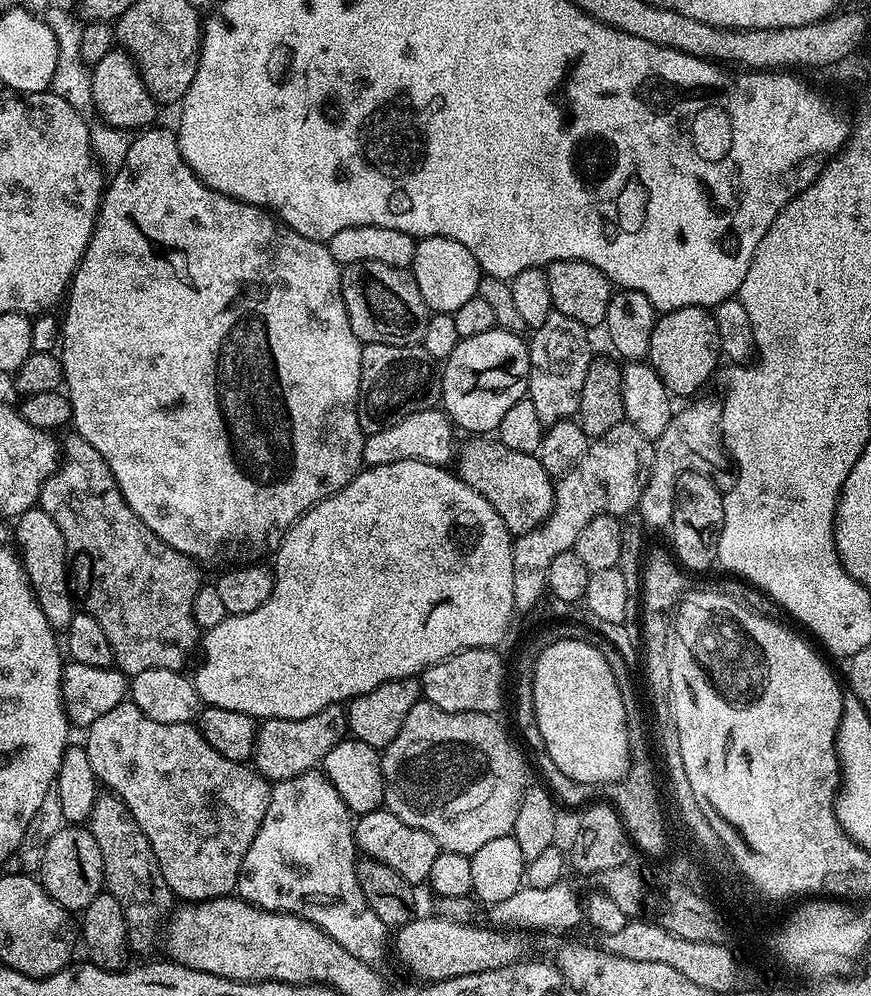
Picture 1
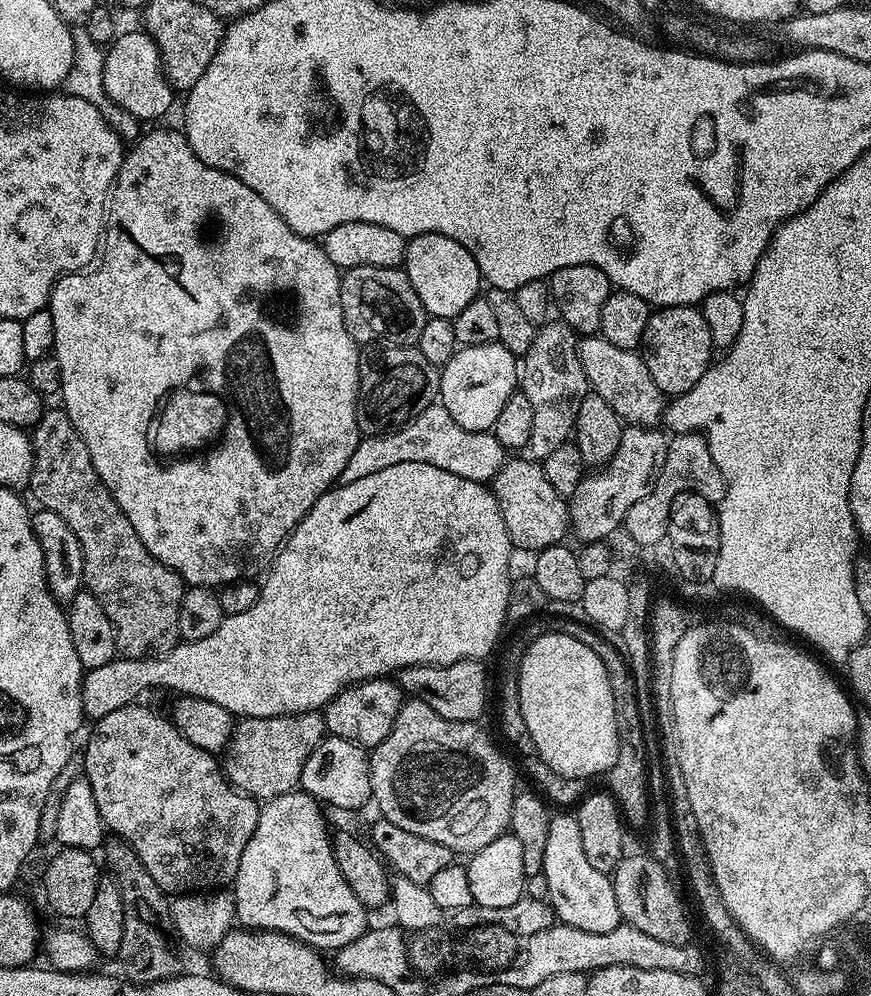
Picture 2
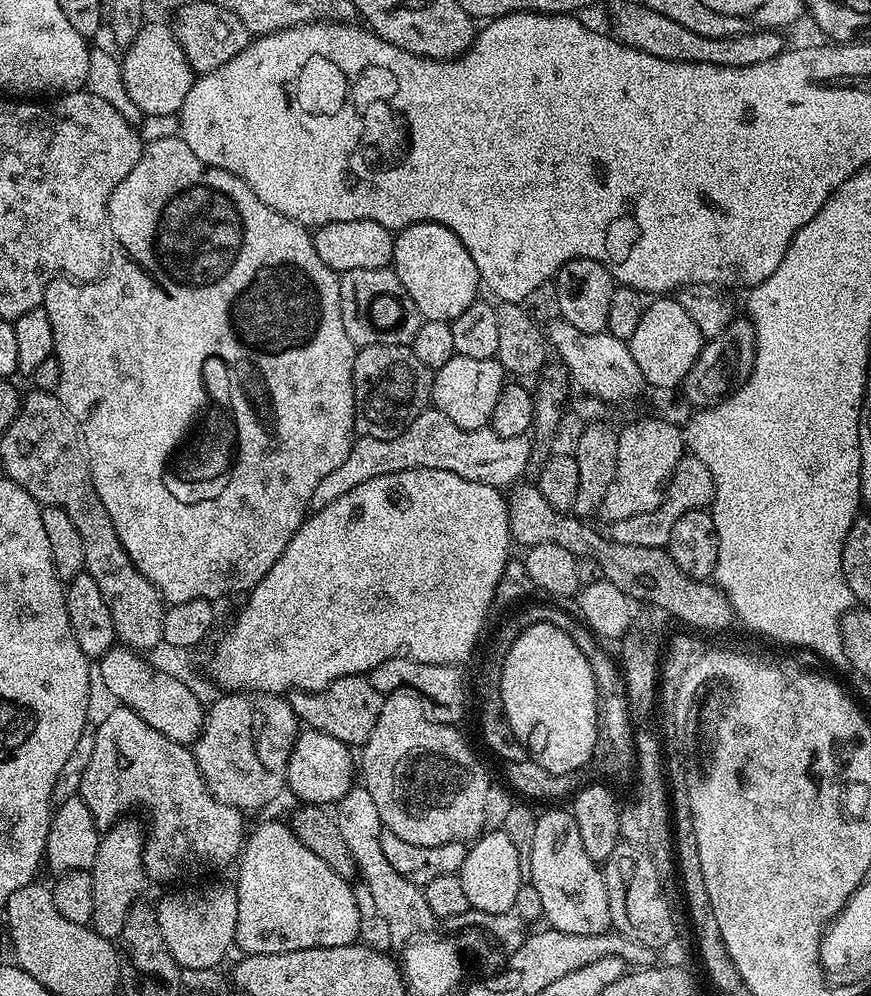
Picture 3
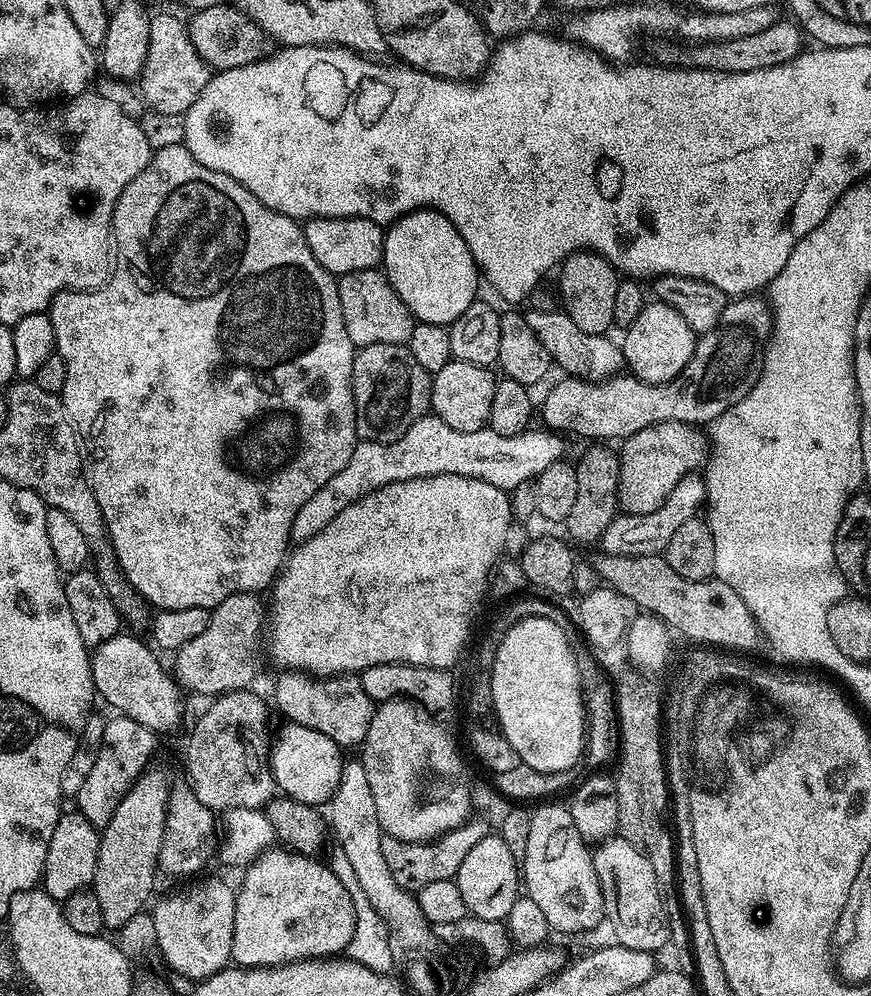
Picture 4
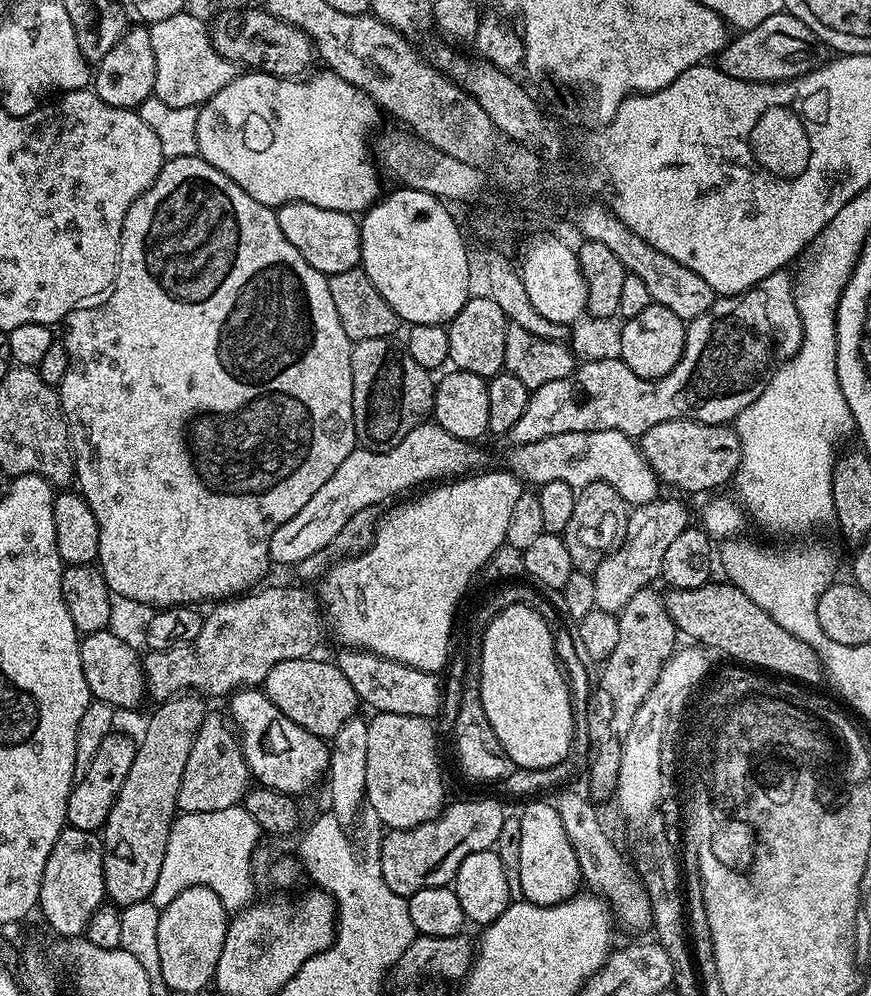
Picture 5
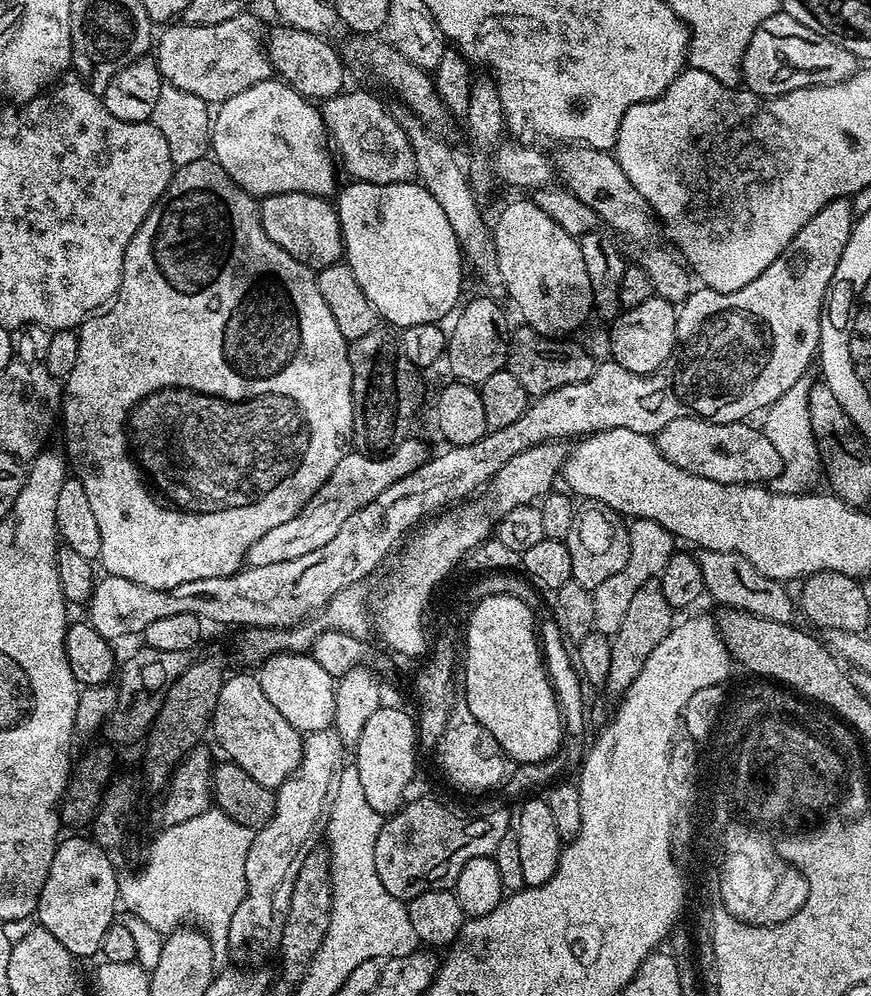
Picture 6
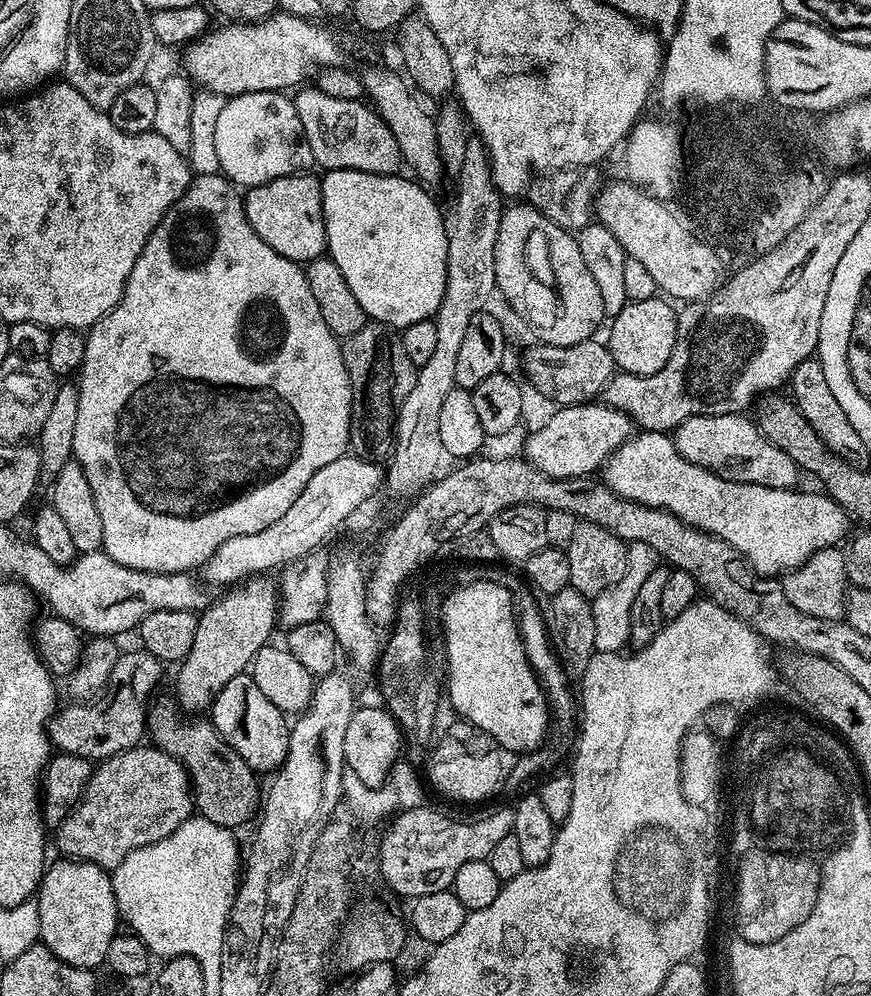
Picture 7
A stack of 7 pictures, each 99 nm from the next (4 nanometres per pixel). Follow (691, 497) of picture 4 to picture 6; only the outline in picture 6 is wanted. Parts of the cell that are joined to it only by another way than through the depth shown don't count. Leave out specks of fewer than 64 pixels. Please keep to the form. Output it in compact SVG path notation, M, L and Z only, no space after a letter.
M633 519L628 524L630 534L630 562L622 566L618 574L613 574L611 578L606 578L602 586L591 589L594 598L594 629L601 636L609 638L615 636L626 619L626 609L629 608L634 593L640 587L646 586L646 582L657 579L660 571L670 562L674 551L674 537L671 532L666 531L657 520Z

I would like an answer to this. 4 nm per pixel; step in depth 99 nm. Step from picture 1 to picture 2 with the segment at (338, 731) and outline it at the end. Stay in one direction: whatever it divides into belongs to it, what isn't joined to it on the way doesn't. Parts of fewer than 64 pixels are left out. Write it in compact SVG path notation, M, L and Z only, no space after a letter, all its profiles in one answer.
M319 711L297 712L295 716L241 719L232 729L228 747L222 753L222 771L229 784L257 802L273 800L293 791L300 783L306 758L326 735L324 717Z

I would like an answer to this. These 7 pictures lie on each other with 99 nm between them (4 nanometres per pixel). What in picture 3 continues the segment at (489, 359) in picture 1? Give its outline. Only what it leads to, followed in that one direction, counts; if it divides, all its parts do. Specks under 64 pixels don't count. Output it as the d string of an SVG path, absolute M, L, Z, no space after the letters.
M456 355L446 362L446 366L435 369L431 403L439 412L446 414L454 426L462 426L462 430L486 428L489 427L498 394L502 394L505 383L506 373L499 360Z

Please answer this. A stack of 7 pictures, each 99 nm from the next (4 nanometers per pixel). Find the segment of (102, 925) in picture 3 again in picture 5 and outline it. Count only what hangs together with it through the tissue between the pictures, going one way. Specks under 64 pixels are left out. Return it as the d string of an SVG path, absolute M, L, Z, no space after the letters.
M181 694L157 703L156 713L144 728L144 737L136 744L130 774L126 774L126 782L122 782L122 790L118 790L108 822L102 829L104 895L117 909L123 910L149 899L154 882L158 882L168 835L178 815L178 786L182 786L190 746L194 746L196 731L206 715L203 702L199 695Z

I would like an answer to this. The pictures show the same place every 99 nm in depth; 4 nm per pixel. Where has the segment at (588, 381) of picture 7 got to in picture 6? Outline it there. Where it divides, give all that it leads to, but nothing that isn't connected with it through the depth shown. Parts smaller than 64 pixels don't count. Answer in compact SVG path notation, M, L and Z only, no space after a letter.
M527 326L513 331L508 337L508 363L506 371L514 374L518 382L528 391L529 397L544 396L550 390L570 386L576 382L586 382L596 370L594 358L580 344L571 344L568 338L544 336Z

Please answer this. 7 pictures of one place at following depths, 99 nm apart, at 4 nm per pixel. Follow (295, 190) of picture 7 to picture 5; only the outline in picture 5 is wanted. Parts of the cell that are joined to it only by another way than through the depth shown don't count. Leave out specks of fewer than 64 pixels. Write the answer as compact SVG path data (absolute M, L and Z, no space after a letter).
M290 202L276 209L278 226L282 226L282 234L298 249L298 254L314 266L323 276L330 277L334 274L342 274L342 270L361 267L360 255L362 254L362 242L360 241L360 226L357 217L351 212L342 210L322 210L322 206L310 206L310 202Z

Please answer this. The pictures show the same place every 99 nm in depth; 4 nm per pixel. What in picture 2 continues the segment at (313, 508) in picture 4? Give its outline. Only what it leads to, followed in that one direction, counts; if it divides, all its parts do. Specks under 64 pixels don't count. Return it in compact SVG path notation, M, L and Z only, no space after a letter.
M437 402L422 410L422 414L415 416L397 432L361 438L358 446L354 446L350 462L346 462L346 470L342 470L339 483L358 482L358 478L366 478L366 474L375 474L377 470L386 470L386 466L398 466L398 462L426 462L430 466L438 466L438 470L450 470L450 474L458 474L458 478L491 482L505 459L506 449L491 431L471 432L458 426L458 422L450 418L450 410Z

